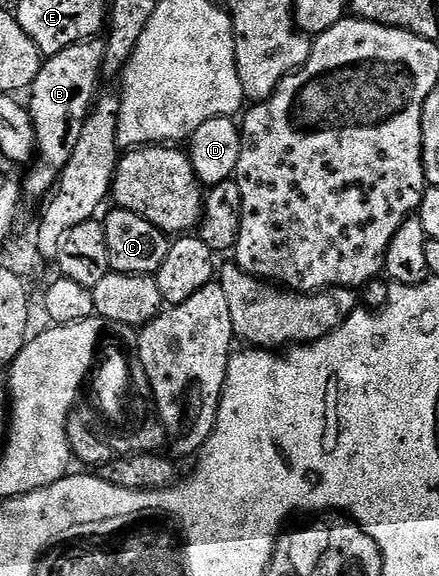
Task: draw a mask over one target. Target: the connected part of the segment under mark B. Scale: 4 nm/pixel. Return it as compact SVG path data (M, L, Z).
M100 38L81 40L78 44L66 46L66 50L47 57L41 63L38 78L34 78L30 89L32 97L26 100L26 107L28 113L32 115L32 125L36 135L36 154L30 167L25 171L29 172L22 176L22 192L25 197L44 195L47 197L59 184L62 170L66 170L66 162L70 162L70 158L74 155L74 146L78 146L78 138L82 135L82 126L97 99L96 82L102 78L103 64L104 42Z

